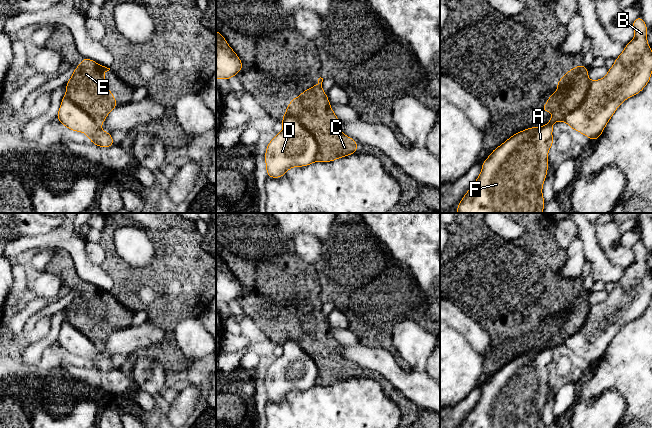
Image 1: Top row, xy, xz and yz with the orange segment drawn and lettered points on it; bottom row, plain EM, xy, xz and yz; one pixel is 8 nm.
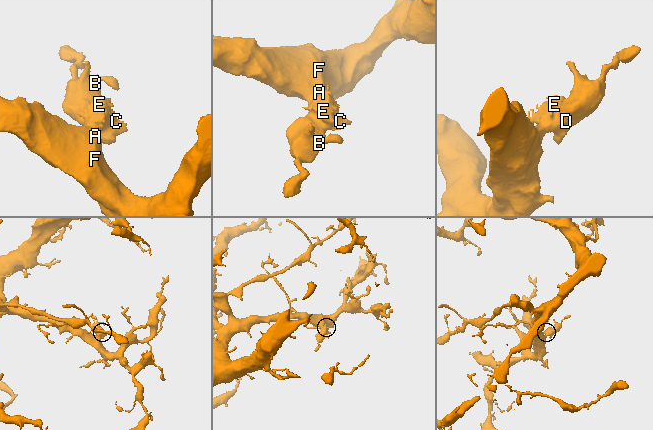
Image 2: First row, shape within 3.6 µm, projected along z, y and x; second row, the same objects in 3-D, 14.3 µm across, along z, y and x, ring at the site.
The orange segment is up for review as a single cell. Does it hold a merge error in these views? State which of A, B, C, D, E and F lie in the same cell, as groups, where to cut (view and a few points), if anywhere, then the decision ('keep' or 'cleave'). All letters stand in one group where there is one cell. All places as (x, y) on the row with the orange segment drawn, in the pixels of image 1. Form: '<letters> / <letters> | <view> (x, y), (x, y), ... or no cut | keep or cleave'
A B D F / C E | xz (282, 118), (293, 116), (309, 131), (316, 143), (316, 160) | cleave

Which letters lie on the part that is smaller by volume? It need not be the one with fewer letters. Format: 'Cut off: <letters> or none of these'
Cut off: C, E

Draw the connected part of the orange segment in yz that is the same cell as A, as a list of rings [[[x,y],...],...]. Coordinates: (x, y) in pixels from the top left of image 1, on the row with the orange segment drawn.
[[[553,123],[513,134],[483,161],[477,180],[463,196],[456,213],[543,213],[542,188],[548,172],[548,151],[554,144]]]

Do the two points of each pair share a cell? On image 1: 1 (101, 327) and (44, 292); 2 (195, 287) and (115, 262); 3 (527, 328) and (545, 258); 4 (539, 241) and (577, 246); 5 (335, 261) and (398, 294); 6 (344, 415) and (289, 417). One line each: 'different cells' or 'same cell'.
1: different cells
2: same cell
3: same cell
4: different cells
5: same cell
6: same cell

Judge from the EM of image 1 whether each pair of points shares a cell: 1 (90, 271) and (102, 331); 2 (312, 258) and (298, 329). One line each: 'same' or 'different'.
1: different
2: different

